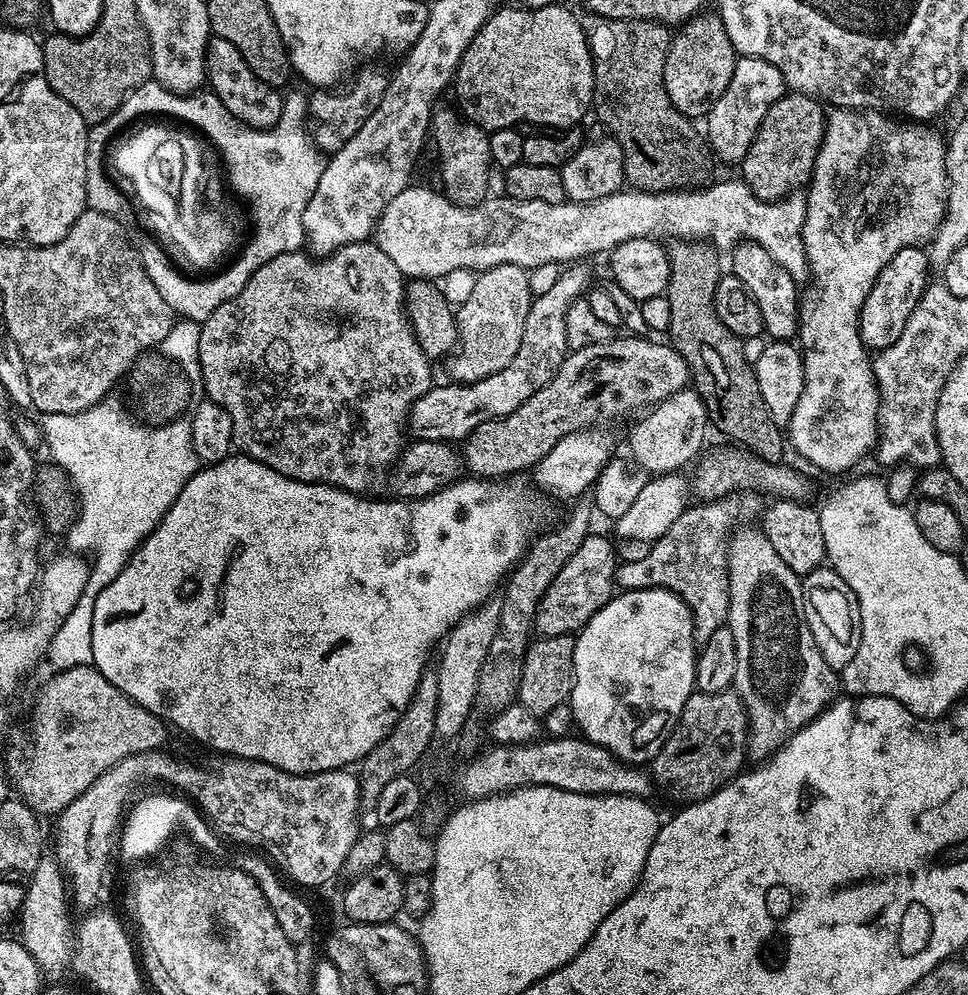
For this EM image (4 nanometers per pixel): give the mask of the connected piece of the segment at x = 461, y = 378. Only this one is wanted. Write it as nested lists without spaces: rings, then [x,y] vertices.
[[[517,264],[487,268],[475,277],[476,285],[468,292],[468,301],[458,308],[460,342],[455,379],[461,384],[473,384],[490,374],[498,374],[510,366],[510,358],[522,346],[522,326],[534,299],[529,273]]]

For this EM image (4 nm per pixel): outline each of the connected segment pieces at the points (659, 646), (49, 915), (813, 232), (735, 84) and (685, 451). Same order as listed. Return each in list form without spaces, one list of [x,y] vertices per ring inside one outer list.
[[[633,588],[621,591],[613,595],[594,618],[584,628],[581,628],[576,636],[576,649],[574,650],[574,682],[572,683],[572,694],[570,703],[572,706],[572,718],[575,727],[581,728],[583,739],[589,740],[591,744],[597,744],[603,748],[608,748],[625,764],[635,764],[637,766],[647,765],[662,750],[664,739],[667,738],[673,726],[678,722],[682,710],[686,706],[686,698],[690,698],[696,687],[696,657],[698,655],[698,641],[694,622],[692,621],[692,611],[686,606],[686,602],[681,596],[668,591],[666,588]]]
[[[44,862],[31,873],[29,880],[32,881],[27,881],[24,904],[18,911],[19,939],[40,969],[45,973],[60,972],[69,967],[74,951],[69,941],[68,944],[64,941],[64,886],[60,882],[60,872],[54,865]]]
[[[832,108],[826,116],[824,141],[806,190],[808,210],[803,230],[808,265],[819,291],[816,305],[809,312],[807,309],[798,333],[803,348],[804,390],[786,426],[791,447],[793,444],[797,454],[816,468],[844,472],[854,467],[867,452],[869,455],[876,443],[876,410],[880,395],[876,391],[869,349],[864,347],[860,337],[860,310],[886,262],[890,262],[898,250],[927,245],[944,217],[948,182],[944,165],[946,144],[922,128],[925,127],[871,110]]]
[[[740,56],[734,66],[729,86],[718,99],[711,102],[706,115],[708,122],[706,140],[711,151],[713,148],[724,160],[733,160],[733,162],[743,160],[750,150],[750,142],[754,142],[762,126],[762,118],[766,118],[766,110],[770,110],[770,106],[774,106],[774,102],[778,102],[785,94],[786,85],[778,66],[762,58]]]
[[[693,388],[674,393],[643,416],[646,417],[638,421],[630,432],[630,454],[645,473],[654,476],[678,472],[694,459],[704,444],[706,430],[710,426],[705,404]]]

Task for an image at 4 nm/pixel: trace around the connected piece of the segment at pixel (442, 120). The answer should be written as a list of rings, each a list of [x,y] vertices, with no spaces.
[[[437,103],[433,108],[429,128],[431,141],[438,148],[442,164],[442,190],[457,207],[472,207],[483,203],[488,194],[488,174],[492,171],[489,135],[483,128],[460,119],[457,109],[444,103]]]

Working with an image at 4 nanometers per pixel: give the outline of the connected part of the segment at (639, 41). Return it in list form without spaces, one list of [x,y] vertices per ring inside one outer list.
[[[595,14],[589,15],[589,20],[586,20],[587,27],[590,29],[590,31],[587,33],[588,38],[588,47],[592,49],[592,73],[594,74],[594,90],[592,91],[592,102],[594,105],[594,116],[596,112],[596,116],[598,119],[601,120],[602,123],[605,124],[606,127],[609,128],[611,139],[616,140],[618,142],[618,146],[622,146],[622,154],[624,155],[624,178],[625,181],[633,189],[636,190],[684,190],[689,187],[688,184],[691,182],[691,180],[696,180],[699,178],[700,175],[704,172],[704,148],[706,152],[706,144],[705,141],[702,139],[701,133],[700,136],[698,133],[696,133],[697,126],[691,119],[684,116],[682,113],[680,113],[678,110],[675,109],[675,106],[671,104],[670,96],[666,92],[666,83],[663,82],[663,68],[666,66],[666,60],[667,60],[667,54],[669,51],[669,45],[670,45],[670,35],[668,36],[669,29],[665,27],[665,25],[657,24],[655,20],[611,20],[610,18],[606,18],[605,16],[597,16]]]

